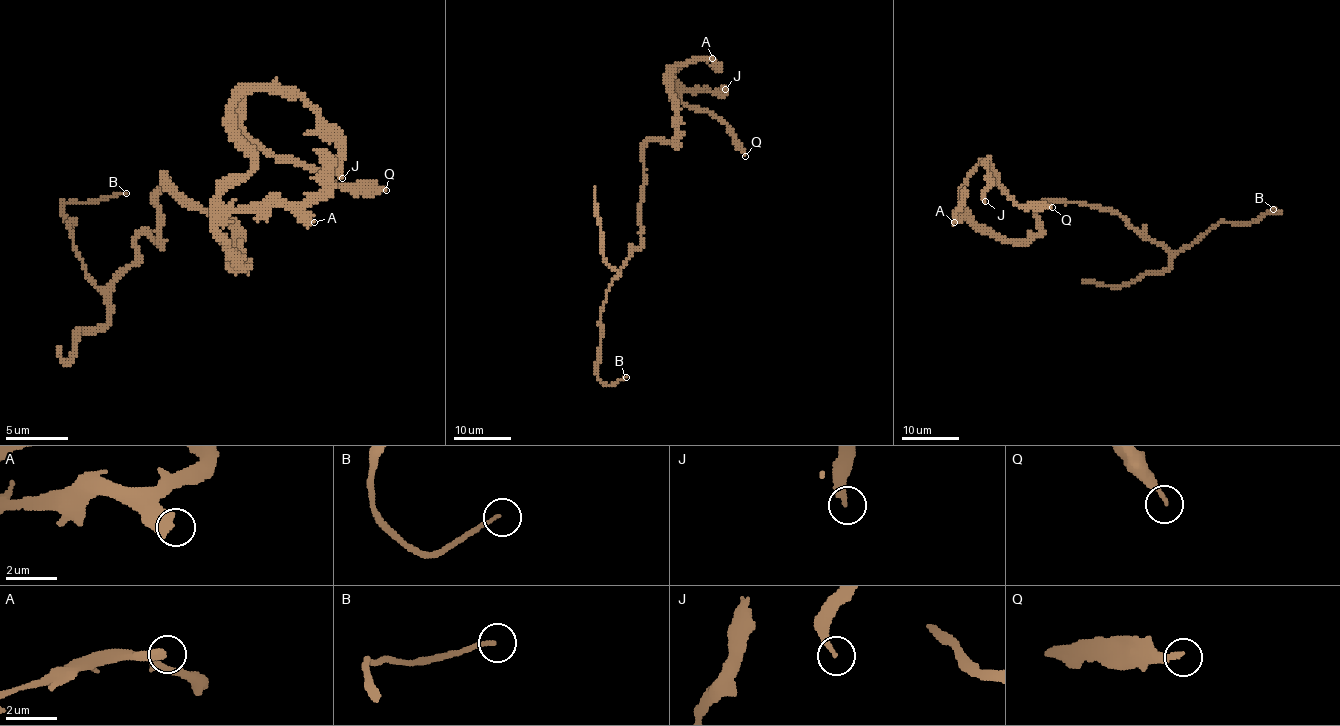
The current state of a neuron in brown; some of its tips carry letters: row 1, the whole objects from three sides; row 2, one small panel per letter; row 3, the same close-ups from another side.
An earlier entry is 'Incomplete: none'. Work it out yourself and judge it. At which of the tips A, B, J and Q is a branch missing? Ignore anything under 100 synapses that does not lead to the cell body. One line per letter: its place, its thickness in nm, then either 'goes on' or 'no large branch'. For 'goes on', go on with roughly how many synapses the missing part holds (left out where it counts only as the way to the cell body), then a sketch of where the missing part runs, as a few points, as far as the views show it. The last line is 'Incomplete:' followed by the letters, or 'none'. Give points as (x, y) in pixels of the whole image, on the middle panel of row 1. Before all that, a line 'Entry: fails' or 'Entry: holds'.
Entry: fails
A: place (712, 58); calibre 480 nm; no large branch
B: place (626, 377); calibre 130 nm; goes on; 190 synapses
J: place (725, 89); calibre 240 nm; no large branch
Q: place (745, 156); calibre 180 nm; no large branch
Incomplete: B

